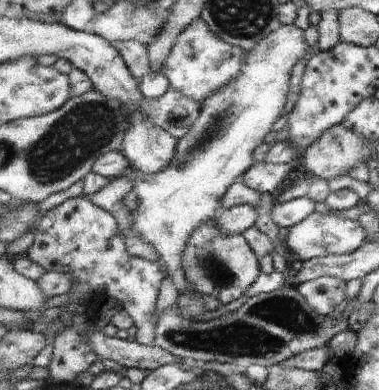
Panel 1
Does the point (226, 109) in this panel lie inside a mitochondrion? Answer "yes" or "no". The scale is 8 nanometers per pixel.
yes

